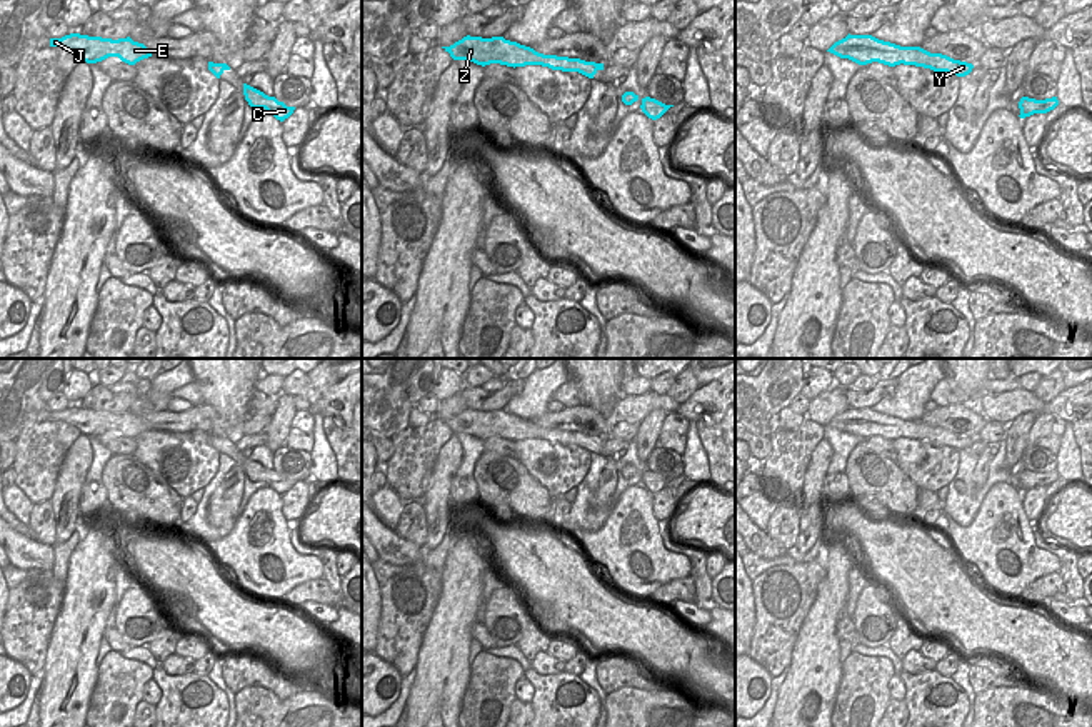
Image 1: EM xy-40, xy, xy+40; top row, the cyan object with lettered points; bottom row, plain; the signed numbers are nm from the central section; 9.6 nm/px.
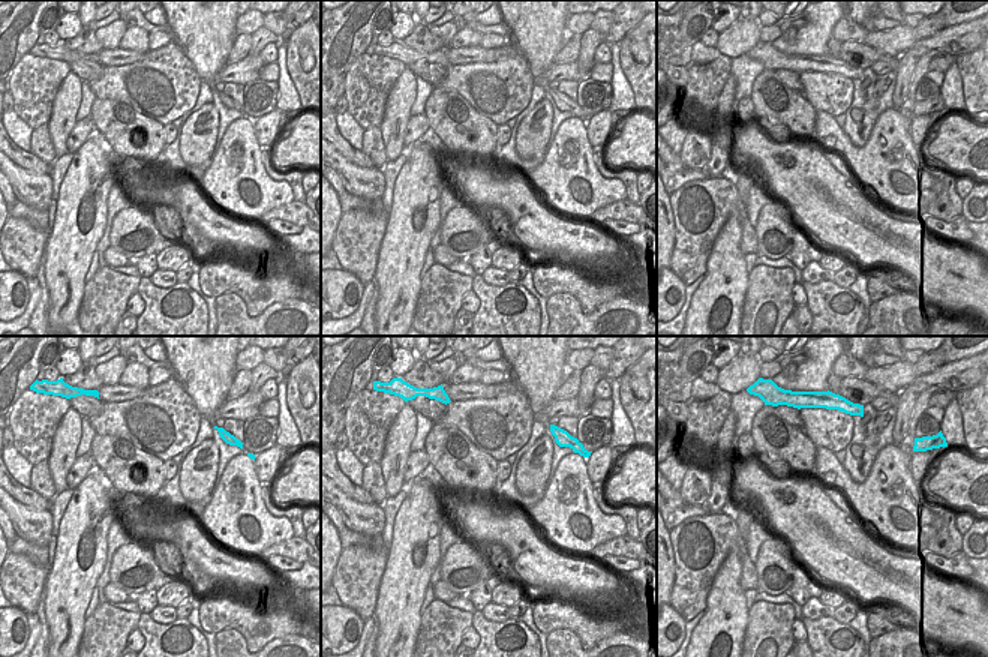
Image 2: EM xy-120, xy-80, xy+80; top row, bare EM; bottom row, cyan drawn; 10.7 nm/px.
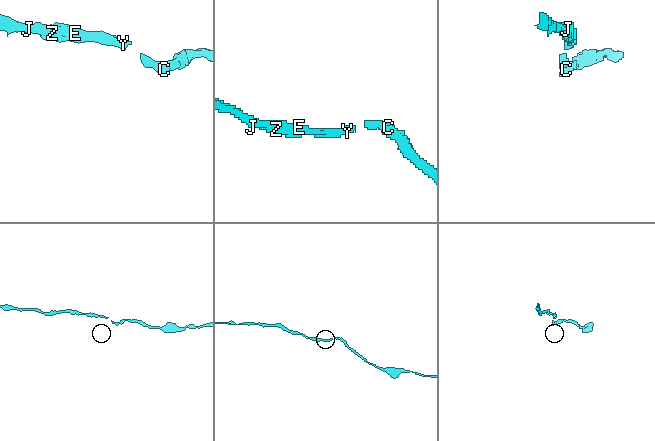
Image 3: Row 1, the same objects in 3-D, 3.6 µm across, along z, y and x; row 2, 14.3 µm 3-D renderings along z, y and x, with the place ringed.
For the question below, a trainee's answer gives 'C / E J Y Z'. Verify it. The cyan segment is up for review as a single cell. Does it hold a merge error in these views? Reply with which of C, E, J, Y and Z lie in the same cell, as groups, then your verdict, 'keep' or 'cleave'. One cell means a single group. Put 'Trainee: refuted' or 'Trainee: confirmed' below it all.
C E J Y Z | keep
Trainee: refuted

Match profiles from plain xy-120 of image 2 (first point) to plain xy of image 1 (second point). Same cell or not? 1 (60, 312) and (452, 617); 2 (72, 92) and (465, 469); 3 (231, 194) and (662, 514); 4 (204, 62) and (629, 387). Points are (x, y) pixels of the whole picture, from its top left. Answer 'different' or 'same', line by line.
1: same
2: different
3: different
4: different

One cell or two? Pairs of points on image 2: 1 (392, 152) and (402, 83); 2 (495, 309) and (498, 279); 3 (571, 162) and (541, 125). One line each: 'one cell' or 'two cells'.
1: one cell
2: two cells
3: two cells

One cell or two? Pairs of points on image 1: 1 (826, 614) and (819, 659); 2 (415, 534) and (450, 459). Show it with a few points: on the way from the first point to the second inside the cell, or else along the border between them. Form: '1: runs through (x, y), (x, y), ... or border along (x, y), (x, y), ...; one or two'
1: runs through (819, 626), (819, 647); one
2: border along (420, 501), (425, 511), (424, 546); two

